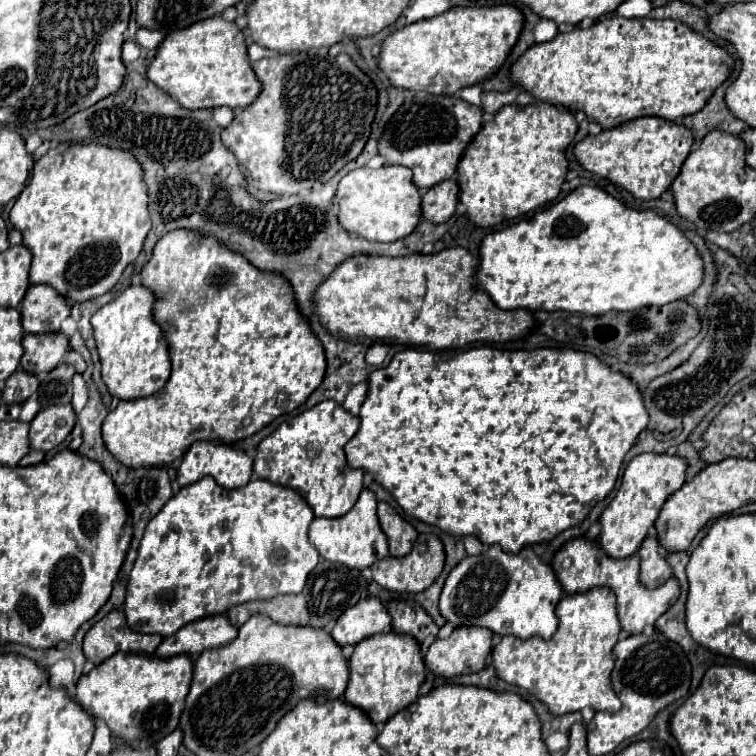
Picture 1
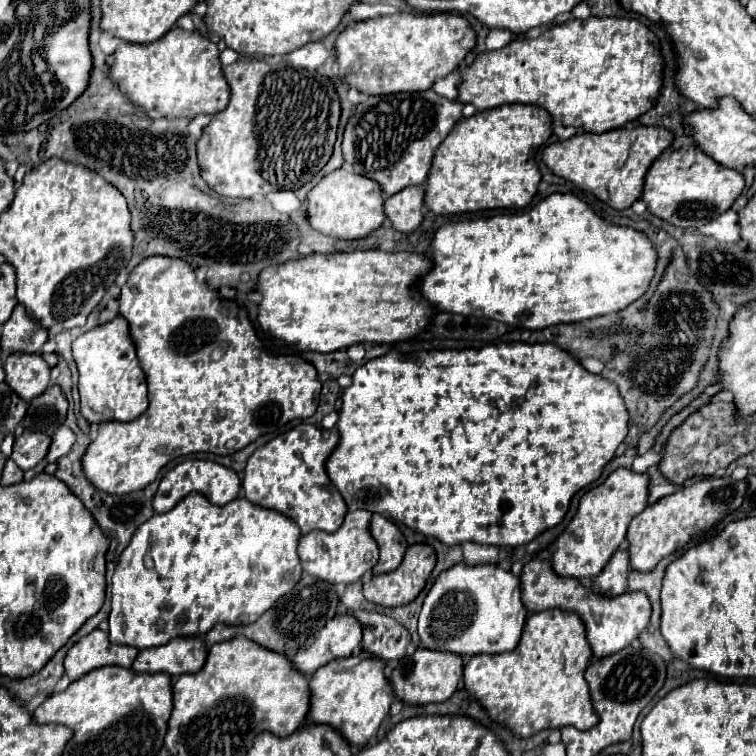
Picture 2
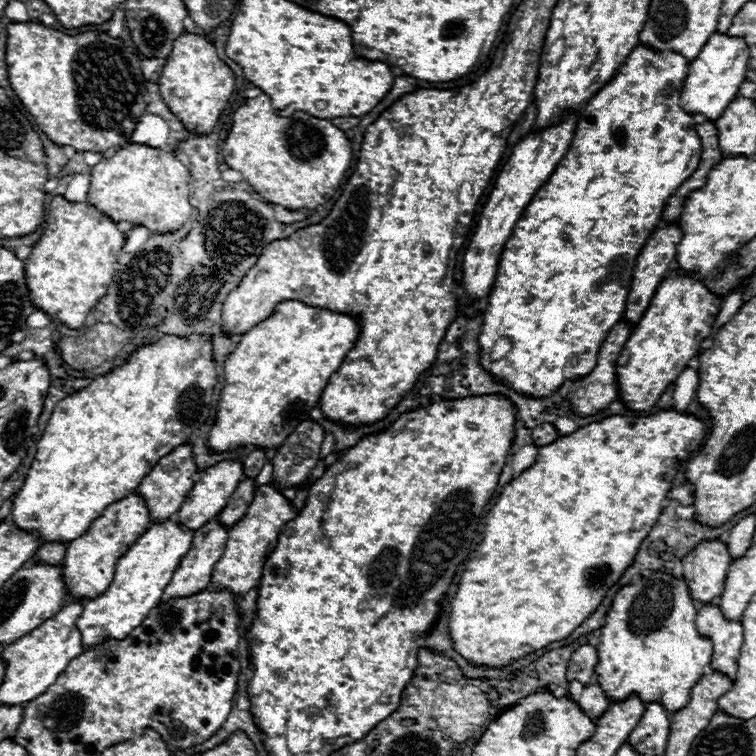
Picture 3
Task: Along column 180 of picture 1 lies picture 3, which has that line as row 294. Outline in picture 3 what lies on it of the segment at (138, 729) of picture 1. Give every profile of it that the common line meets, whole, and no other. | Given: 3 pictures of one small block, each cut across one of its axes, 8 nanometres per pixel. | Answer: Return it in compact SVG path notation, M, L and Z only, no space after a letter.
M672 270L666 276L638 326L628 336L616 362L618 398L630 410L650 410L662 392L680 376L680 372L688 368L688 362L700 352L700 344L712 334L718 306L720 298L708 292L702 282L682 276L678 270Z

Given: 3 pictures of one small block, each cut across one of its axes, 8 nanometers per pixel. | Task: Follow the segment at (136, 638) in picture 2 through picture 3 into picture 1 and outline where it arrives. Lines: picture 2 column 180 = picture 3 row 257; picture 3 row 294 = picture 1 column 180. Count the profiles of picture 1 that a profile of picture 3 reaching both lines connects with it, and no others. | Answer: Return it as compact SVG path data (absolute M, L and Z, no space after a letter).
M206 476L200 482L194 482L190 486L182 486L172 496L172 500L168 500L168 504L164 504L164 508L160 510L160 516L154 516L146 526L144 538L142 538L140 548L138 548L136 564L130 572L128 592L126 592L126 602L124 602L124 614L126 614L128 626L136 632L142 632L142 634L160 634L160 636L166 638L166 636L176 634L182 626L186 626L194 620L212 616L212 614L222 614L224 610L228 610L228 606L238 604L238 602L246 602L246 600L252 600L252 598L274 598L278 594L300 594L304 584L306 584L308 574L318 564L318 550L308 540L308 526L310 526L312 520L314 520L312 508L308 506L308 502L298 492L294 492L292 488L268 482L268 480L254 478L244 488L222 490L212 476Z

